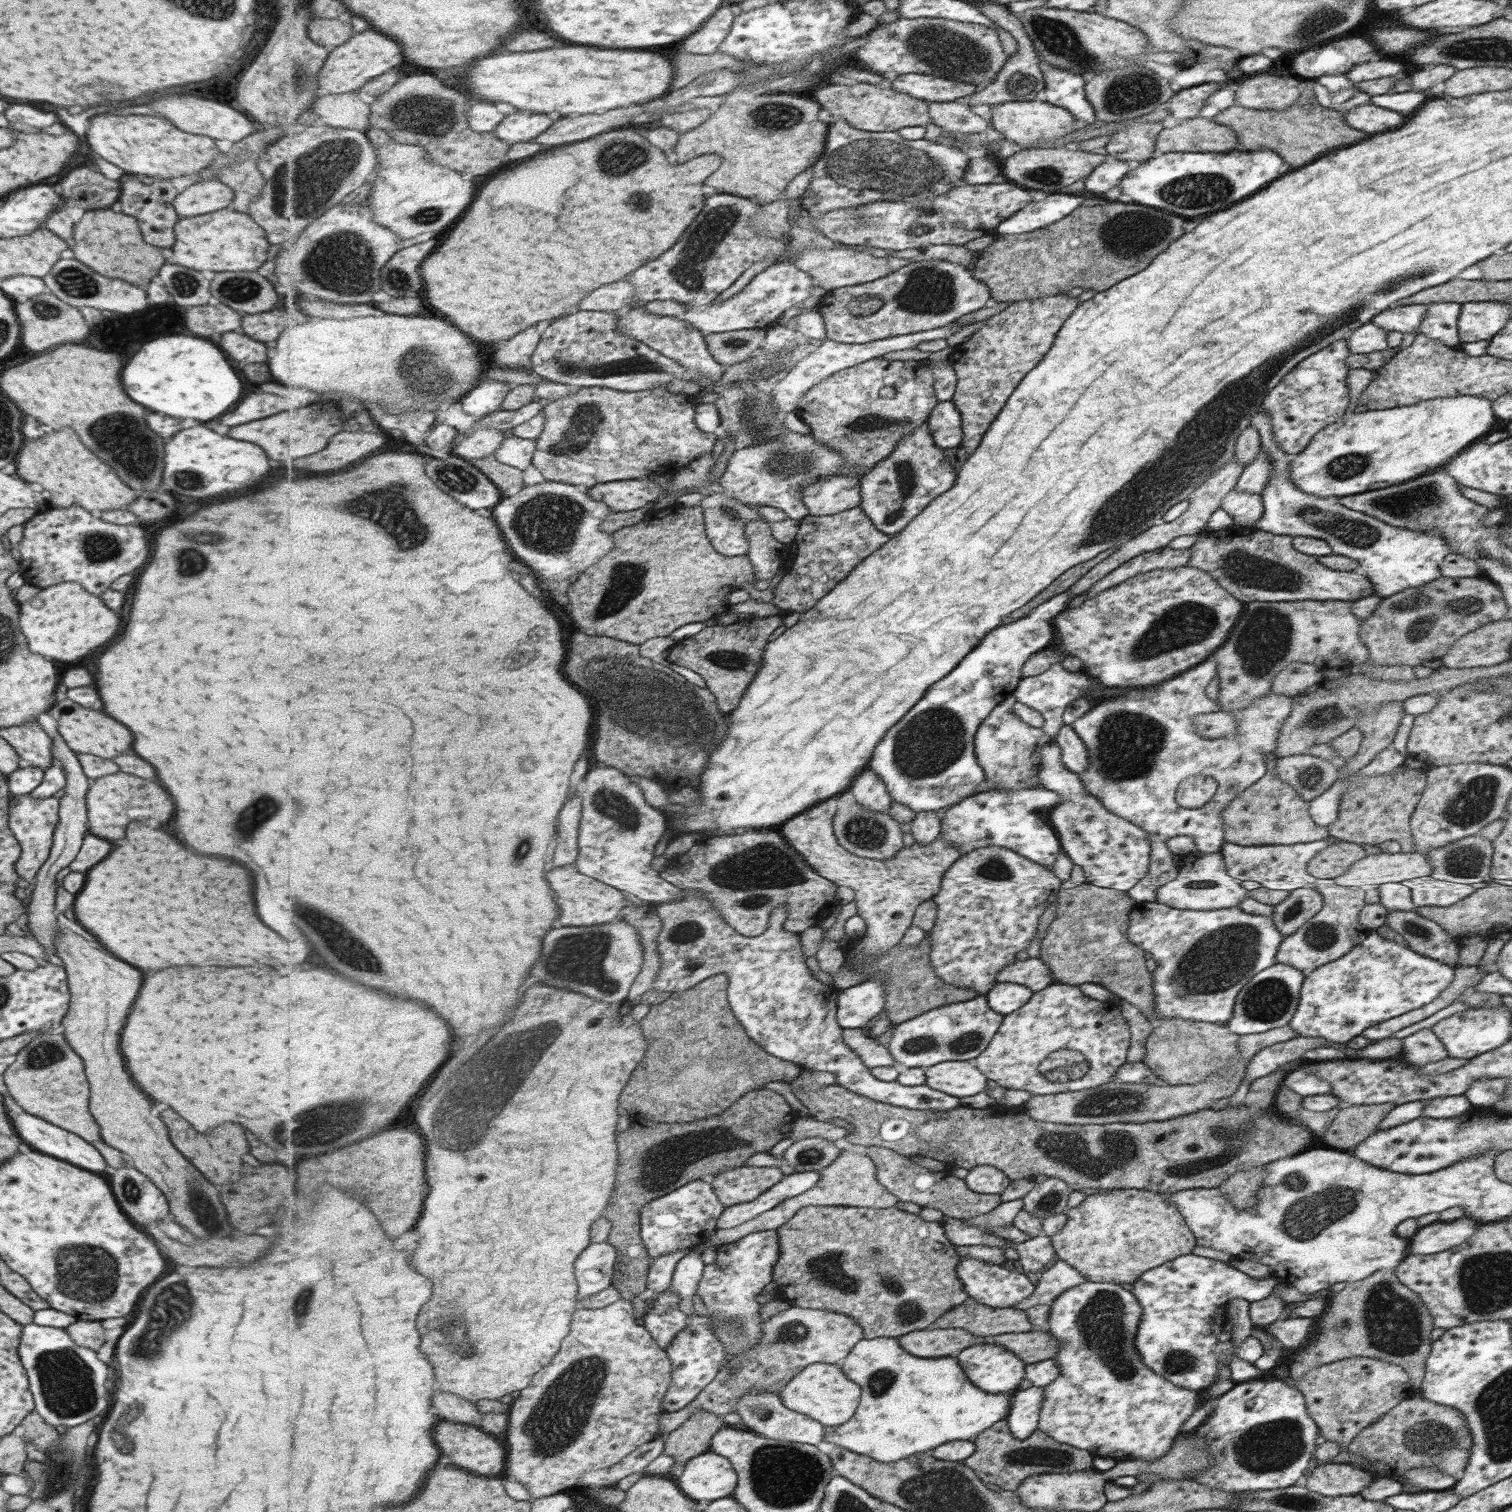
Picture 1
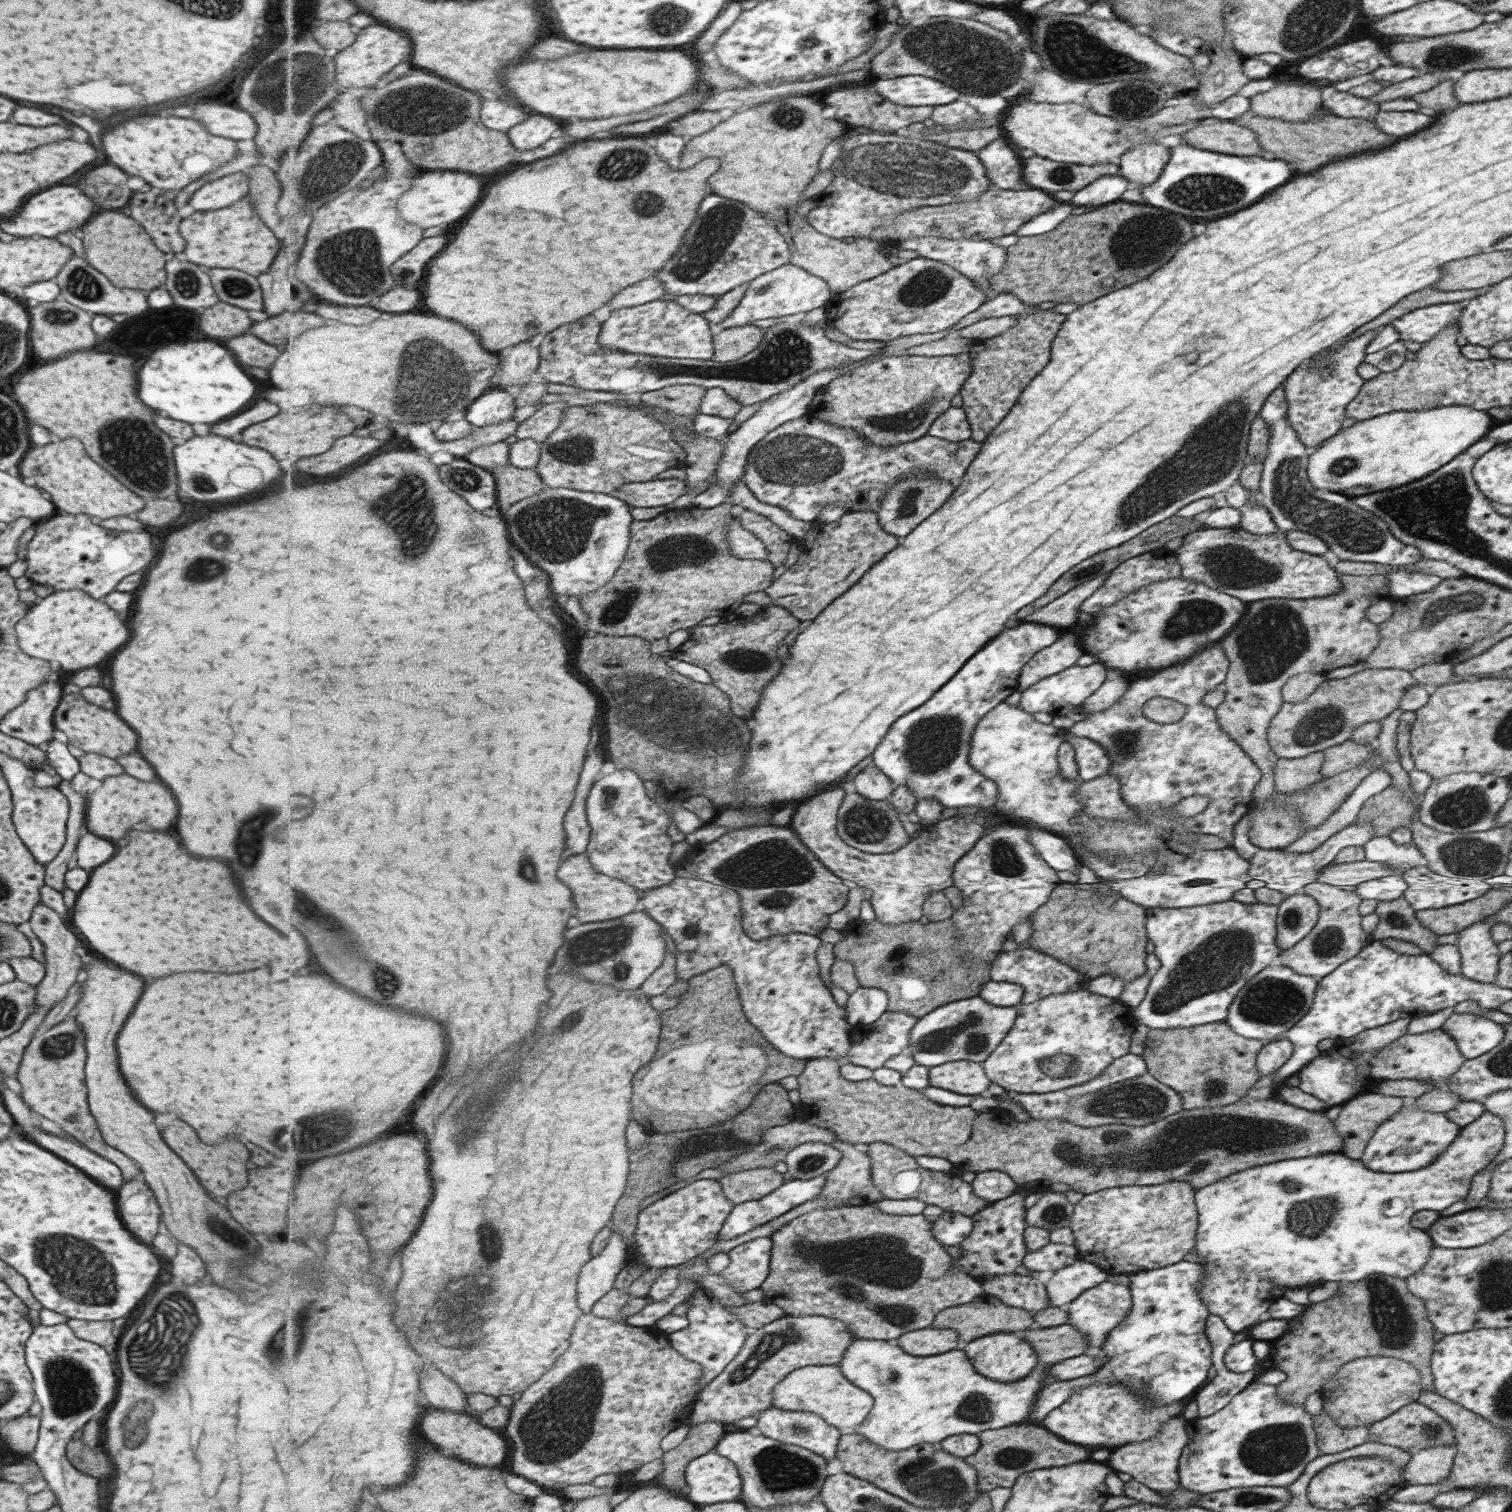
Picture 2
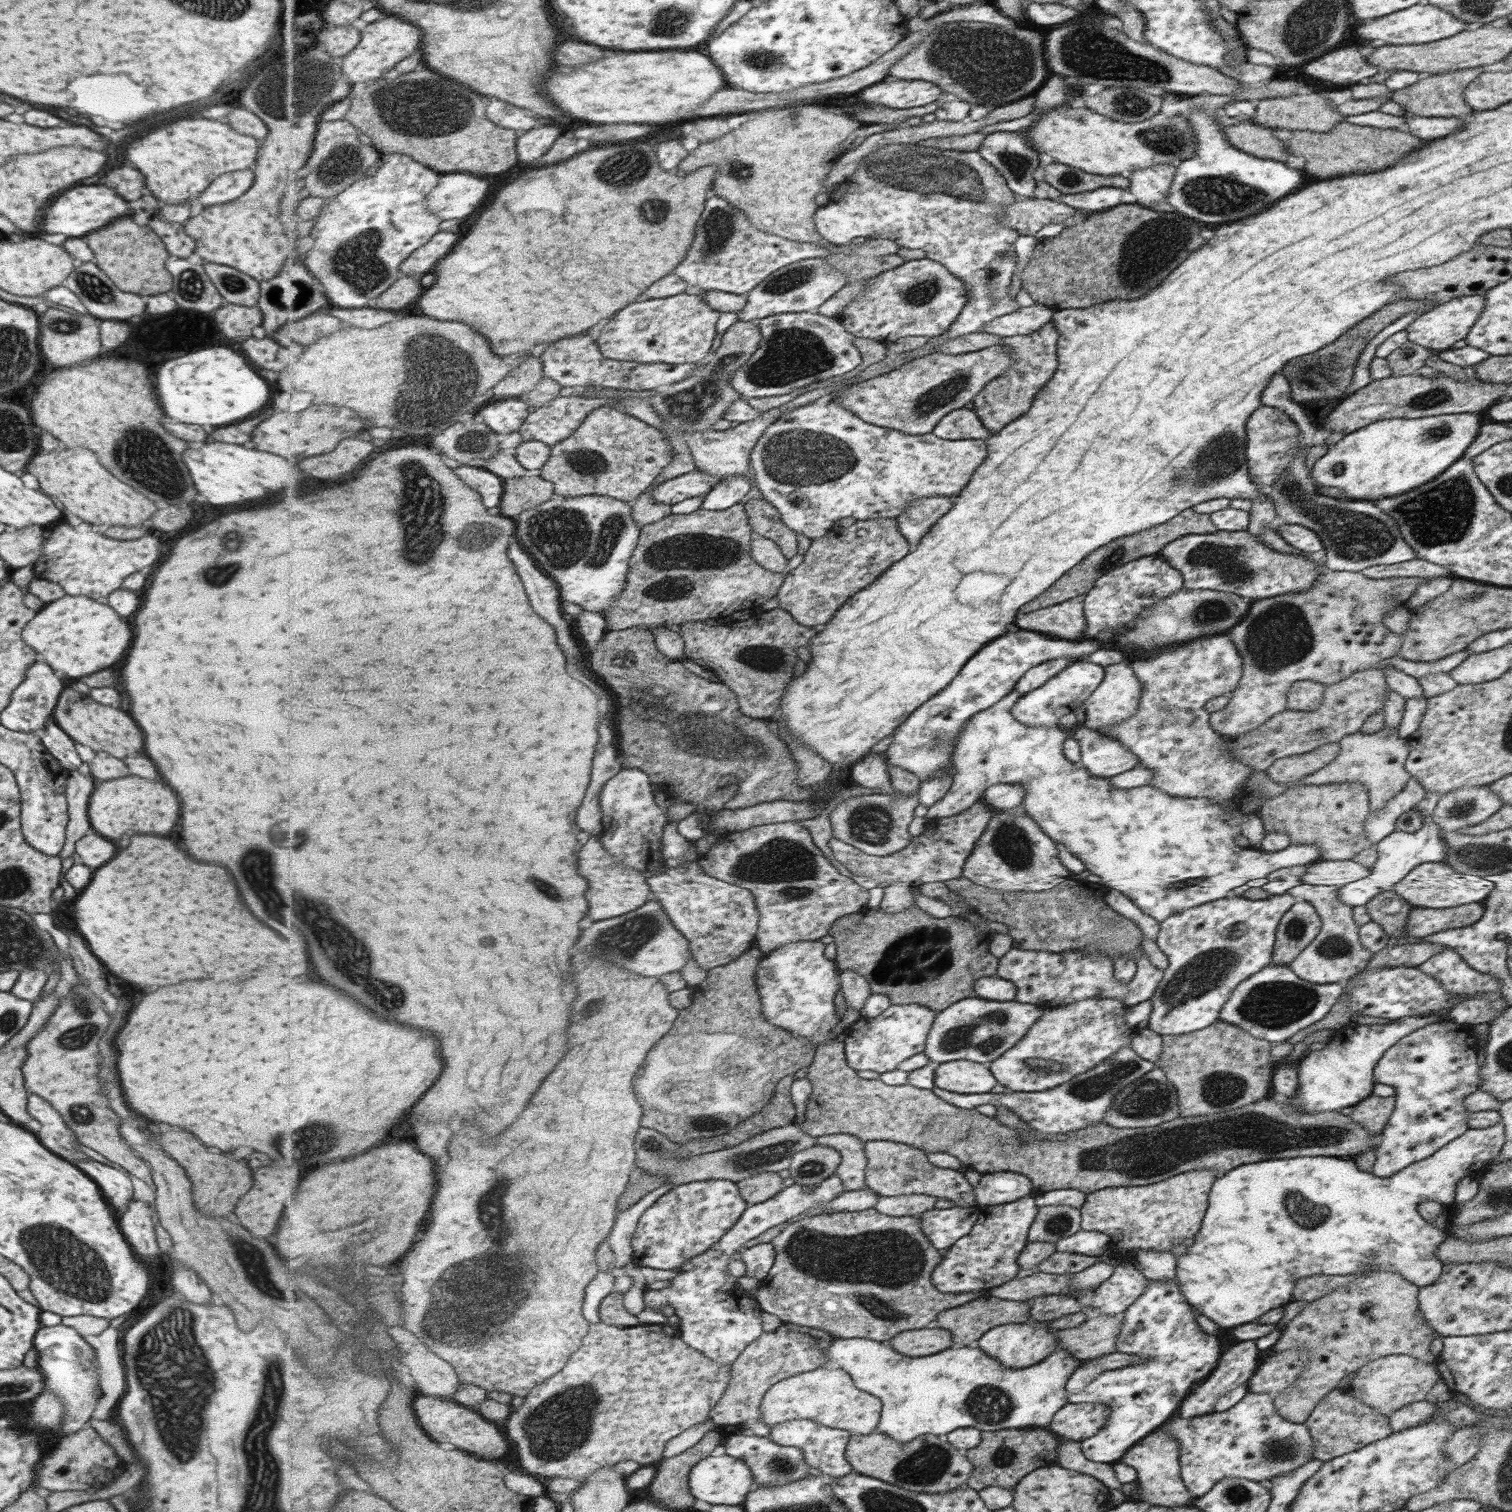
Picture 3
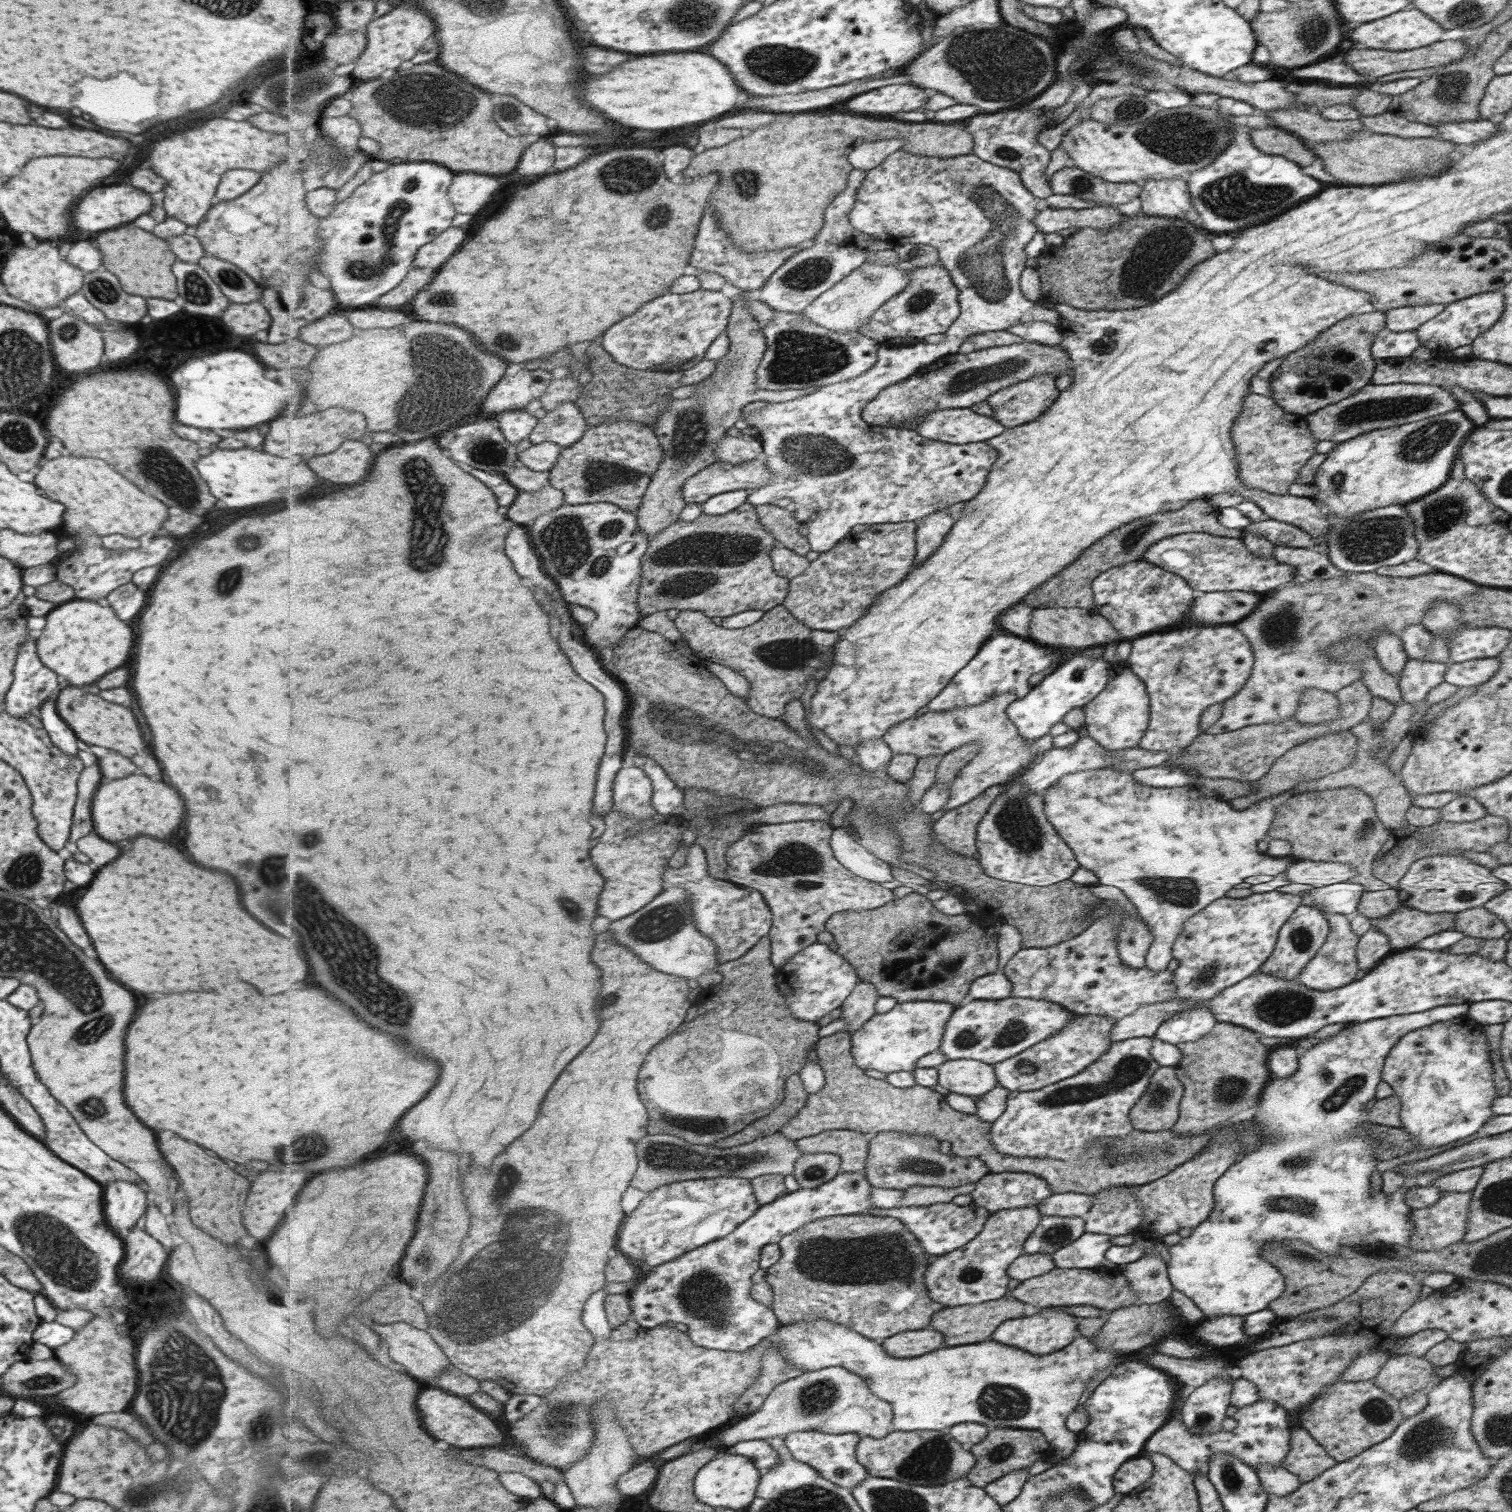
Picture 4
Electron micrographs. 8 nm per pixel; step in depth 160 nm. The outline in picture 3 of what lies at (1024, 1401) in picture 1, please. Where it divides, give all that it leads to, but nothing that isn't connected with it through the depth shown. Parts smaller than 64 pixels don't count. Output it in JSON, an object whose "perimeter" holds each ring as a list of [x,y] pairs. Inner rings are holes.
{"perimeter":[[[1148,1280],[1146,1290],[1141,1296],[1127,1307],[1124,1322],[1121,1322],[1121,1331],[1116,1340],[1116,1352],[1142,1358],[1142,1362],[1126,1364],[1123,1368],[1109,1369],[1094,1378],[1081,1392],[1069,1392],[1068,1400],[1073,1404],[1081,1402],[1098,1402],[1109,1406],[1108,1421],[1095,1435],[1080,1440],[1080,1451],[1091,1462],[1112,1465],[1121,1459],[1126,1451],[1138,1440],[1145,1438],[1161,1424],[1169,1424],[1175,1420],[1180,1411],[1181,1400],[1193,1392],[1197,1384],[1202,1383],[1206,1376],[1216,1370],[1215,1362],[1220,1362],[1226,1344],[1217,1336],[1203,1333],[1199,1324],[1195,1322],[1193,1308],[1184,1299],[1183,1293],[1172,1280]]]}

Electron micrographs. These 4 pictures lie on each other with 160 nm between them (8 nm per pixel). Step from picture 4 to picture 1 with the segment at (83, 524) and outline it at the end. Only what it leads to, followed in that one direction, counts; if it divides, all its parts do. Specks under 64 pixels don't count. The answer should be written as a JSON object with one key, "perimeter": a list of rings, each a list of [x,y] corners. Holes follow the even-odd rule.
{"perimeter":[[[69,427],[45,434],[37,440],[25,440],[14,459],[15,474],[35,487],[51,492],[52,507],[77,504],[87,512],[123,509],[134,501],[137,492],[123,484],[112,468],[95,458]]]}

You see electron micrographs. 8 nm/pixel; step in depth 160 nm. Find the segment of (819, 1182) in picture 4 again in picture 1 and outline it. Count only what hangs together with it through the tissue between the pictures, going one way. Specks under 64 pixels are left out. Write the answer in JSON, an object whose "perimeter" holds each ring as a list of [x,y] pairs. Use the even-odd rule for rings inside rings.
{"perimeter":[[[807,1137],[795,1141],[783,1154],[785,1162],[796,1172],[821,1172],[831,1166],[842,1153],[833,1141]]]}

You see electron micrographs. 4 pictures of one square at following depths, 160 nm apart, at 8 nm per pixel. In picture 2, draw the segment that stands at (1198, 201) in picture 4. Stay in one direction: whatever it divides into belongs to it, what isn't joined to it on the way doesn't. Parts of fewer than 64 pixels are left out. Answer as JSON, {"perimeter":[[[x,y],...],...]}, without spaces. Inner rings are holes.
{"perimeter":[[[1185,141],[1169,152],[1167,164],[1149,186],[1139,186],[1145,205],[1193,218],[1219,218],[1257,202],[1267,192],[1285,184],[1291,172],[1283,160],[1263,160],[1259,156],[1233,156],[1188,145]]]}

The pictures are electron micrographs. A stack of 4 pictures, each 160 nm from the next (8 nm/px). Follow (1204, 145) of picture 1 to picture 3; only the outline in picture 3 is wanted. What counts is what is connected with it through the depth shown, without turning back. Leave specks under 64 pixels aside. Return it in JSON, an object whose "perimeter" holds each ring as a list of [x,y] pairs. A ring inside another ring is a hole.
{"perimeter":[[[1252,123],[1227,126],[1220,130],[1221,136],[1227,139],[1229,144],[1241,148],[1241,151],[1249,153],[1249,156],[1269,156],[1269,160],[1287,160],[1289,154],[1285,152],[1282,138],[1275,136],[1273,132],[1276,130],[1267,130]]]}

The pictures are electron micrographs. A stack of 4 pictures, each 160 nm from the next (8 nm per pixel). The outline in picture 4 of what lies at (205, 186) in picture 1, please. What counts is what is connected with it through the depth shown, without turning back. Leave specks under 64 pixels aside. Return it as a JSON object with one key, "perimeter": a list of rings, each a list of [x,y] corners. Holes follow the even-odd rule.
{"perimeter":[[[233,169],[223,172],[215,191],[214,202],[233,200],[249,192],[249,188],[253,188],[260,180],[260,175],[256,171],[245,169]]]}

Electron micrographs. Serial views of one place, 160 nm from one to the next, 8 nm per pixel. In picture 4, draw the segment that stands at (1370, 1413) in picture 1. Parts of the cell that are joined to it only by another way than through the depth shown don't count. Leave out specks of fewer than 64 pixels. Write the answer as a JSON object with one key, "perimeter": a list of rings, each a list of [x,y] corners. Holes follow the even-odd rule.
{"perimeter":[[[1392,1355],[1387,1359],[1387,1362],[1377,1371],[1374,1376],[1374,1385],[1382,1391],[1389,1393],[1396,1401],[1404,1396],[1410,1395],[1412,1392],[1425,1391],[1431,1389],[1443,1376],[1434,1375],[1435,1366],[1431,1365],[1421,1356]]]}

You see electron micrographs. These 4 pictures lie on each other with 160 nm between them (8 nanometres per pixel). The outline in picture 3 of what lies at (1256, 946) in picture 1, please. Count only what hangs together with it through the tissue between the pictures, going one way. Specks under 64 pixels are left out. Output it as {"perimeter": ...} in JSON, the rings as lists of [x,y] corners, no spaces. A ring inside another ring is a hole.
{"perimeter":[[[1289,892],[1269,895],[1263,900],[1225,896],[1178,912],[1168,916],[1164,922],[1159,922],[1155,944],[1165,954],[1168,965],[1149,998],[1152,1009],[1146,1027],[1160,1036],[1181,1035],[1201,1030],[1217,1021],[1220,1008],[1227,1002],[1232,990],[1241,981],[1271,964],[1276,926],[1293,904],[1293,897]]]}

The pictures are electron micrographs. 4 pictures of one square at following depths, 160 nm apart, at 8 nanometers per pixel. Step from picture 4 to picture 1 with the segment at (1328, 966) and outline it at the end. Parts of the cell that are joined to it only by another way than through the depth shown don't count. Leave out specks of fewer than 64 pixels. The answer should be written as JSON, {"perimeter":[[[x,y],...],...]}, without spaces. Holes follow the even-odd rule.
{"perimeter":[[[1316,879],[1311,887],[1321,895],[1321,908],[1294,934],[1282,939],[1275,958],[1277,963],[1291,965],[1305,975],[1348,954],[1369,933],[1369,929],[1359,921],[1359,914],[1364,906],[1365,888],[1345,887],[1338,885],[1333,879]]]}

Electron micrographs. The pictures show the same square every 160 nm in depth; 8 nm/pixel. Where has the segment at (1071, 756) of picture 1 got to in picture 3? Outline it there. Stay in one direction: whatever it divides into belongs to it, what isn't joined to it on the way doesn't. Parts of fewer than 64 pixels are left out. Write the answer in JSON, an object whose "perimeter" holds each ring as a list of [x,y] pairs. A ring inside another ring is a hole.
{"perimeter":[[[1077,725],[1072,736],[1080,750],[1080,761],[1089,773],[1096,777],[1111,778],[1138,765],[1139,759],[1119,741]]]}

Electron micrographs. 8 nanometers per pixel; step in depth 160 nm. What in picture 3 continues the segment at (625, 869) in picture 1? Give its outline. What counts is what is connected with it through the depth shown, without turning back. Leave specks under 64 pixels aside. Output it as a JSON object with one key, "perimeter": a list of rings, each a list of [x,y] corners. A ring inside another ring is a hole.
{"perimeter":[[[623,767],[622,771],[614,776],[604,786],[601,795],[601,806],[603,806],[604,832],[602,840],[604,847],[616,858],[623,859],[630,867],[637,867],[647,878],[657,876],[666,868],[665,857],[662,851],[662,836],[665,827],[669,824],[666,809],[656,803],[656,785],[651,775],[644,769]]]}

